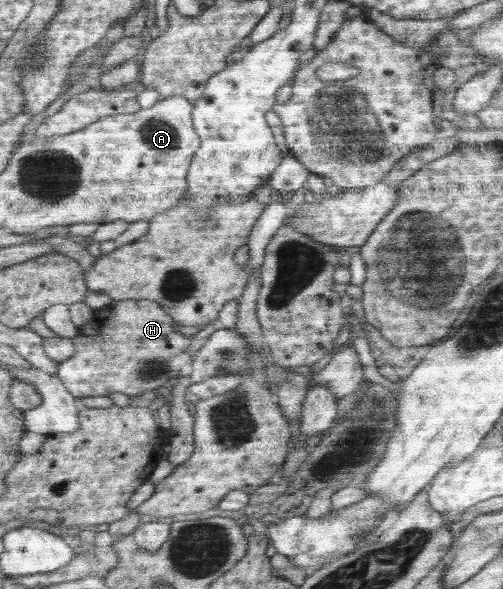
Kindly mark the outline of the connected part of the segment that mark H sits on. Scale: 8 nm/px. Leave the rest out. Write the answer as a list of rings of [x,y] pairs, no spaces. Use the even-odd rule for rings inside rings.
[[[146,299],[111,300],[106,308],[95,310],[93,319],[85,327],[79,328],[77,337],[71,340],[73,356],[59,363],[55,374],[74,397],[81,399],[86,396],[105,396],[111,392],[122,392],[132,397],[154,391],[168,380],[177,380],[181,368],[193,360],[193,354],[188,354],[193,336],[186,337],[173,330],[179,325],[155,302]]]

